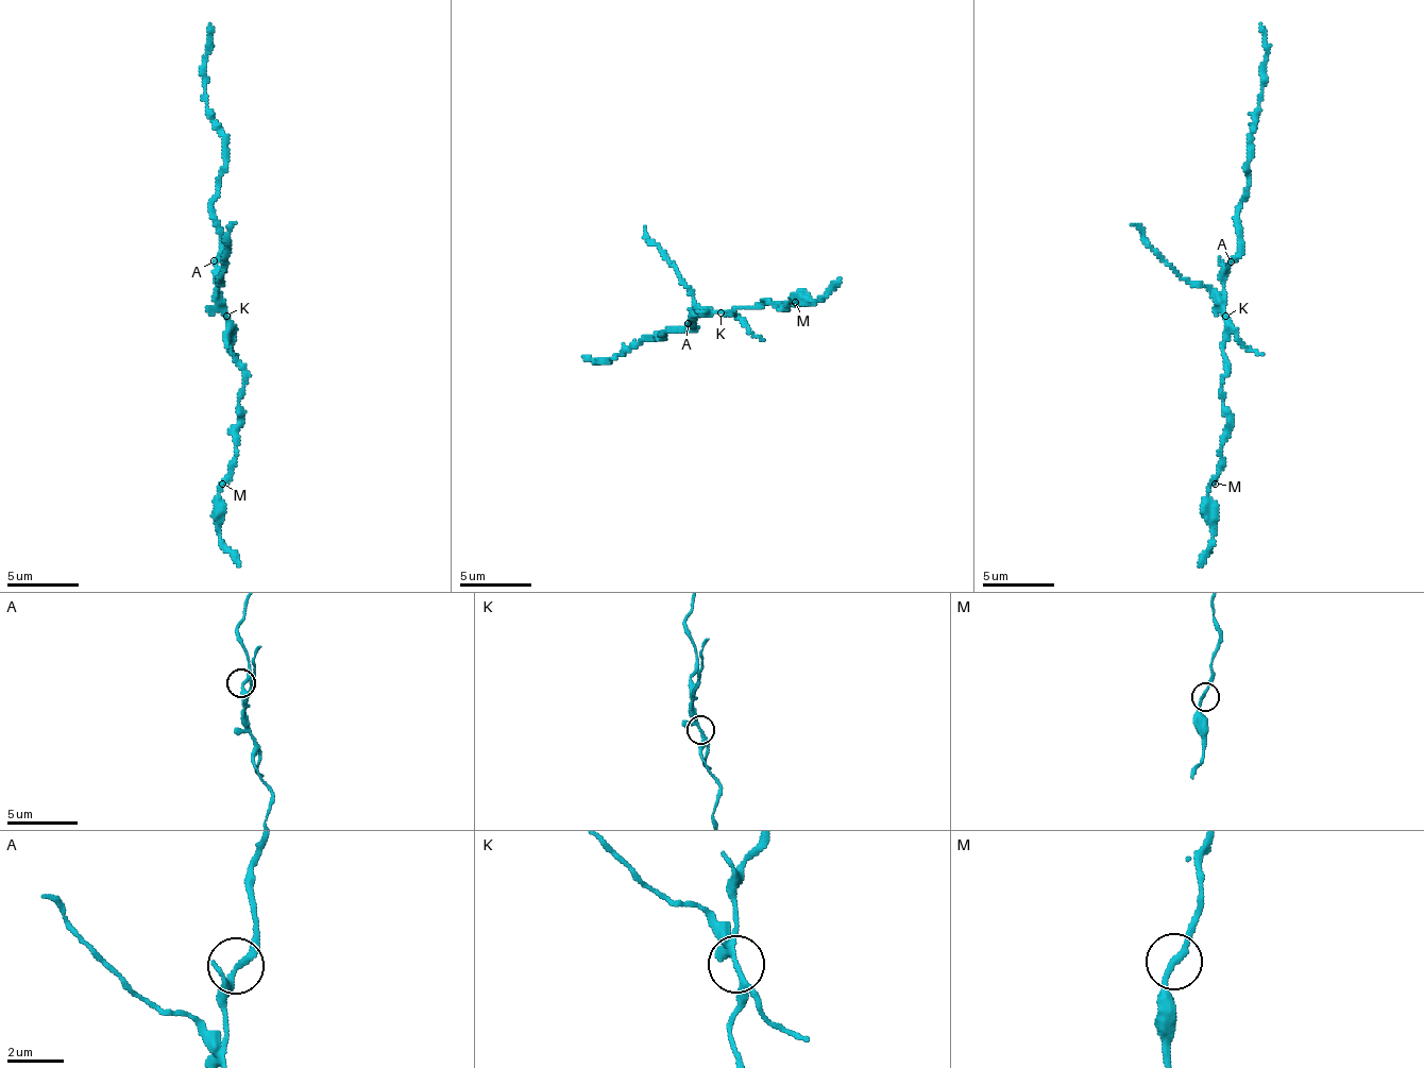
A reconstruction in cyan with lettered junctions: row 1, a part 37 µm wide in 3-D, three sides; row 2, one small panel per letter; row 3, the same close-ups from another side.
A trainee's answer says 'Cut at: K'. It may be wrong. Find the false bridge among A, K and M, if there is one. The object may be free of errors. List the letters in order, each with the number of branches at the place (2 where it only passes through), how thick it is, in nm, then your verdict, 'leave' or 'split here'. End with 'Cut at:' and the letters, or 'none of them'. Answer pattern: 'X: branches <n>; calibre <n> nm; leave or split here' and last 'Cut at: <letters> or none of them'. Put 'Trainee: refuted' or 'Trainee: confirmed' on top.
Trainee: confirmed
A: branches 3; calibre 190 nm; leave
K: branches 3; calibre 190 nm; split here
M: branches 2; calibre 200 nm; leave
Cut at: K

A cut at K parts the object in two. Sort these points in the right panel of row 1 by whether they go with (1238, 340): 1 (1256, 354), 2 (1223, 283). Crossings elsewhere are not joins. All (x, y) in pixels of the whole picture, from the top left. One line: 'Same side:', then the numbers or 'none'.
Same side: 1

